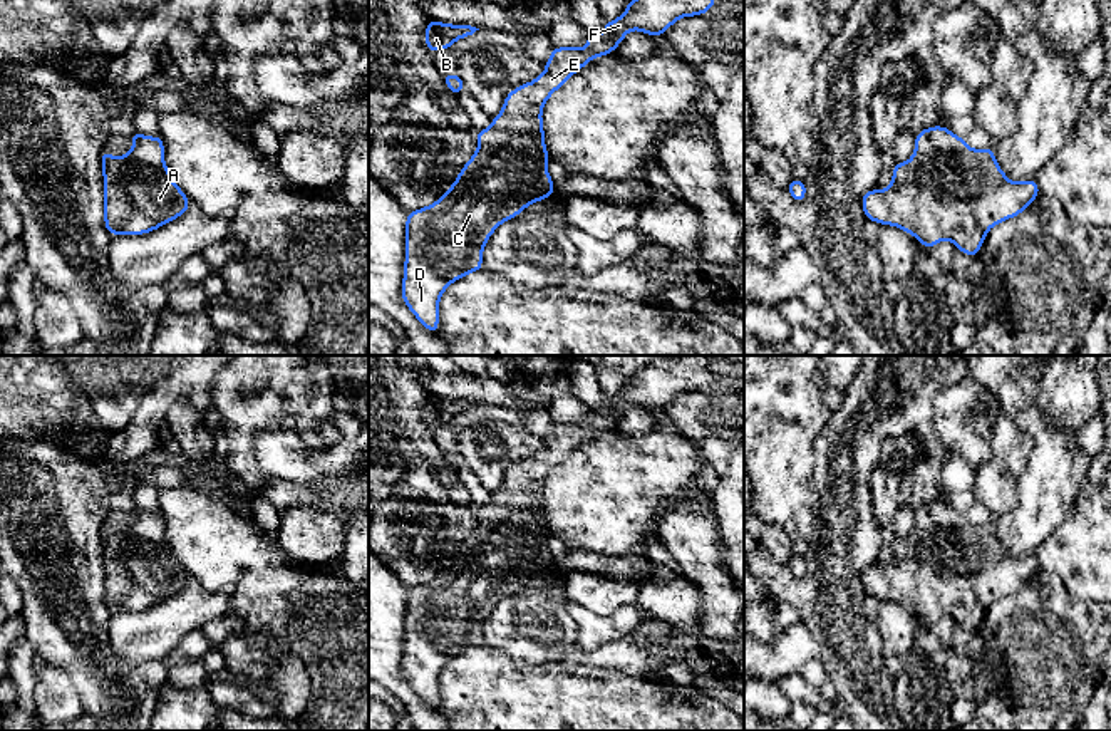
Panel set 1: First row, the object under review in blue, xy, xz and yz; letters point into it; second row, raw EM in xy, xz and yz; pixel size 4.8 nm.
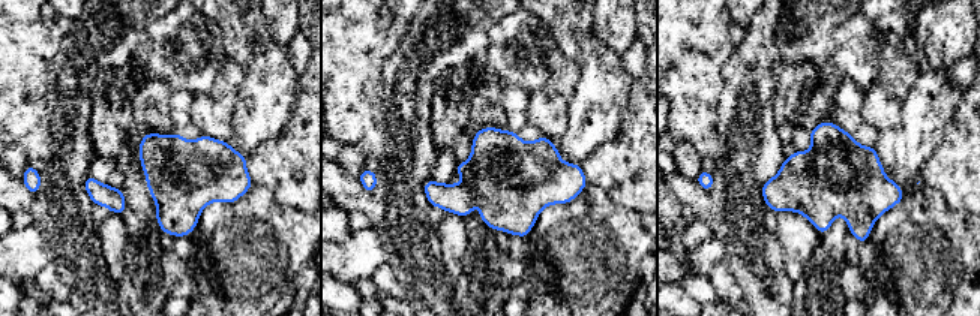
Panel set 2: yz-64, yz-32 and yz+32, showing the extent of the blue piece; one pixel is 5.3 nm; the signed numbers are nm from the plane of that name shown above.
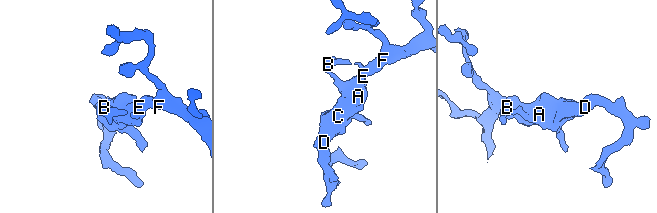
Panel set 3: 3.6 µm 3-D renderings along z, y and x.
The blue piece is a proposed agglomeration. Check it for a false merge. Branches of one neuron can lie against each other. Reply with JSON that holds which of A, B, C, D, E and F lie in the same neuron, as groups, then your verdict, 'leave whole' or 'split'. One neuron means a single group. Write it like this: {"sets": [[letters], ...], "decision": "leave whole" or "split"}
{"sets": [["A", "B", "C", "D", "E", "F"]], "decision": "leave whole"}

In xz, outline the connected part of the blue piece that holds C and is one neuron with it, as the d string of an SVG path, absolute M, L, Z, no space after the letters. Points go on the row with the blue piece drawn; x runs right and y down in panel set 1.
M630 0L627 10L605 23L600 35L588 34L587 45L553 47L545 72L528 84L514 87L501 112L488 129L476 131L478 151L462 166L451 188L434 205L407 213L406 260L400 295L414 317L432 334L439 329L439 300L456 280L483 270L483 250L493 231L518 216L530 205L555 193L546 169L550 154L545 144L543 106L571 75L592 62L617 50L630 30L660 37L682 17L709 12L717 0Z

